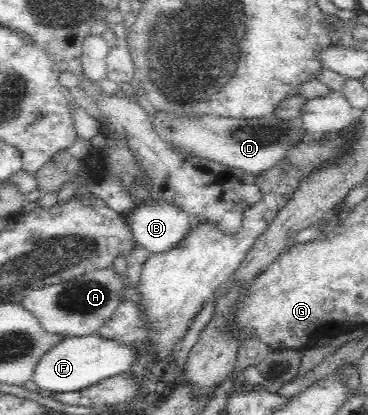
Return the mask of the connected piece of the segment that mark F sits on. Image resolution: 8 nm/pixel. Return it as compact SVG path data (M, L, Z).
M95 332L94 334L64 337L40 357L31 380L38 389L47 389L53 393L79 391L107 377L129 372L137 361L137 347L109 340Z

